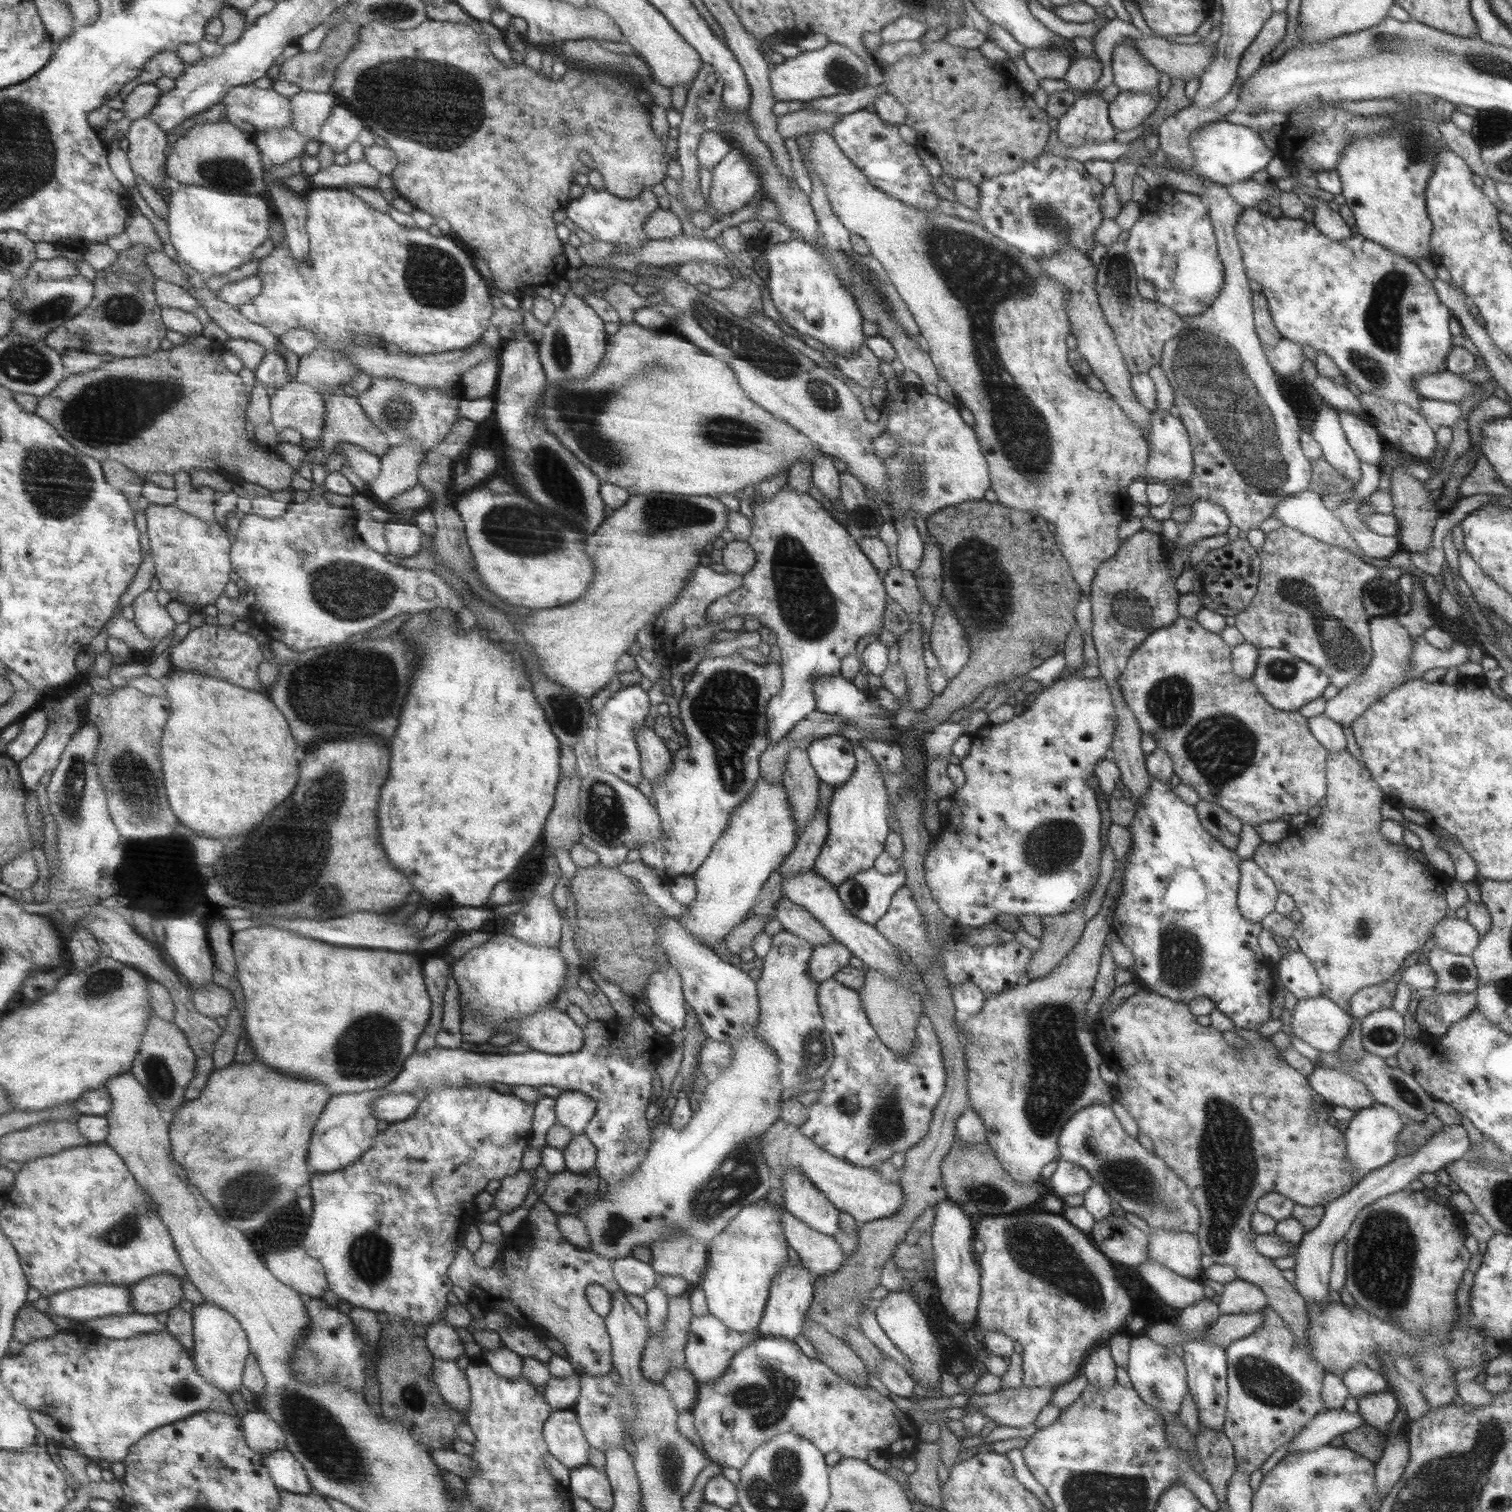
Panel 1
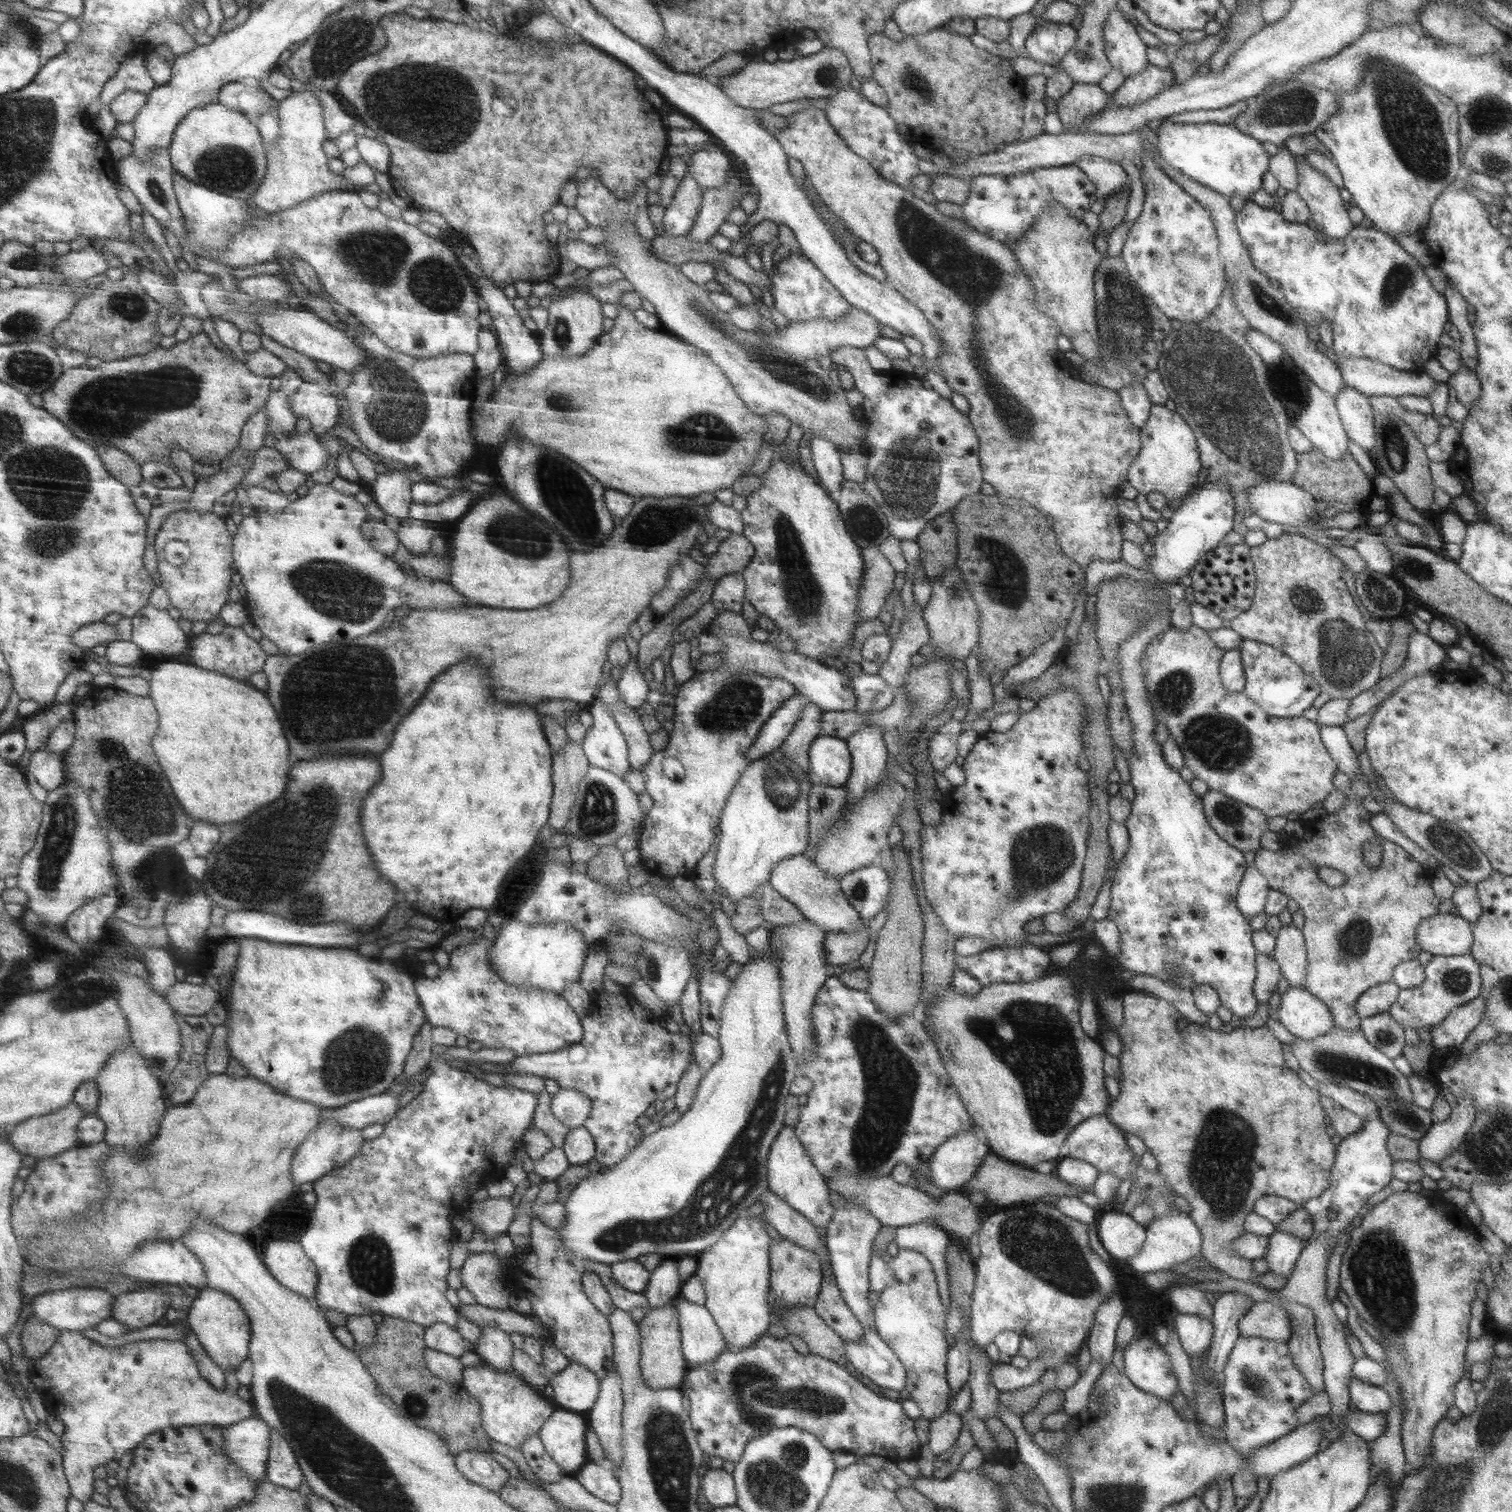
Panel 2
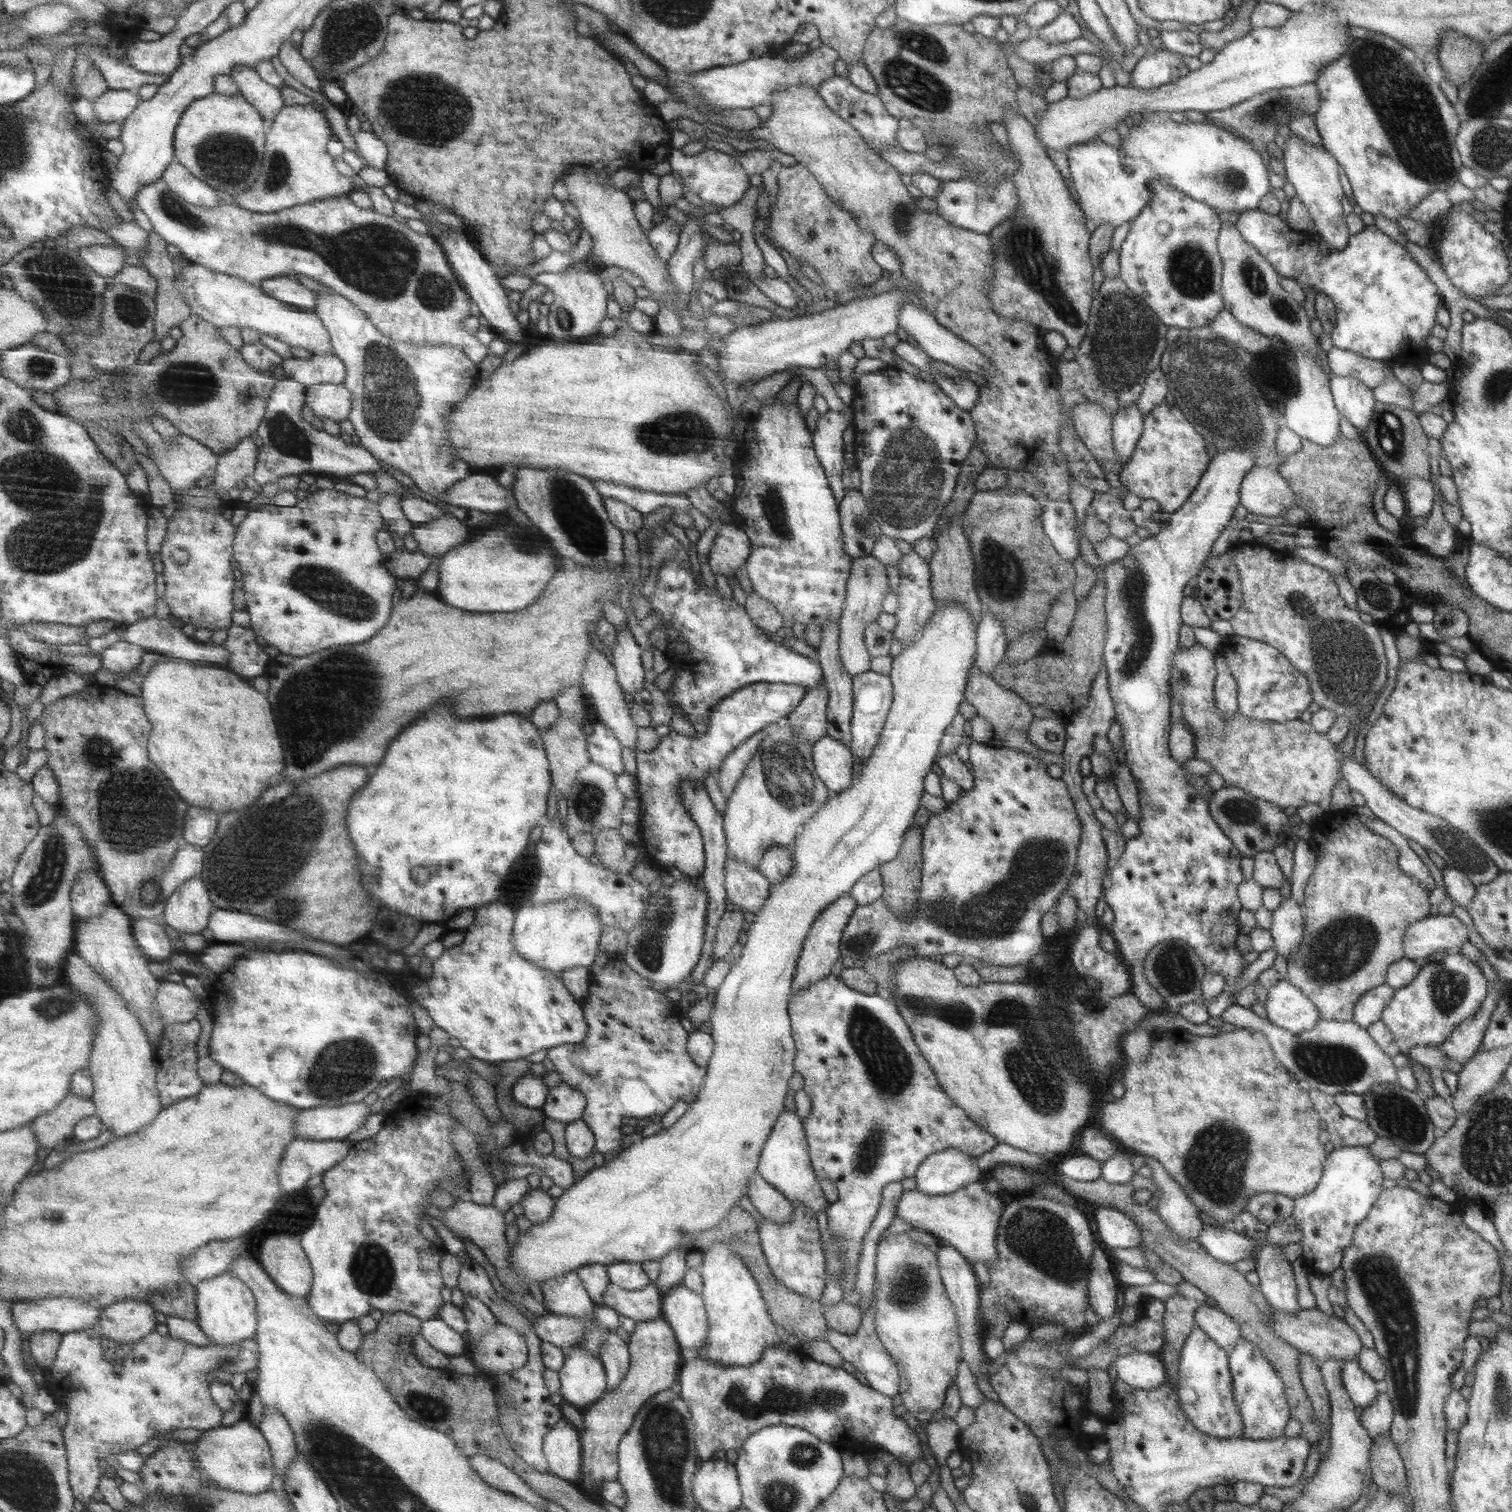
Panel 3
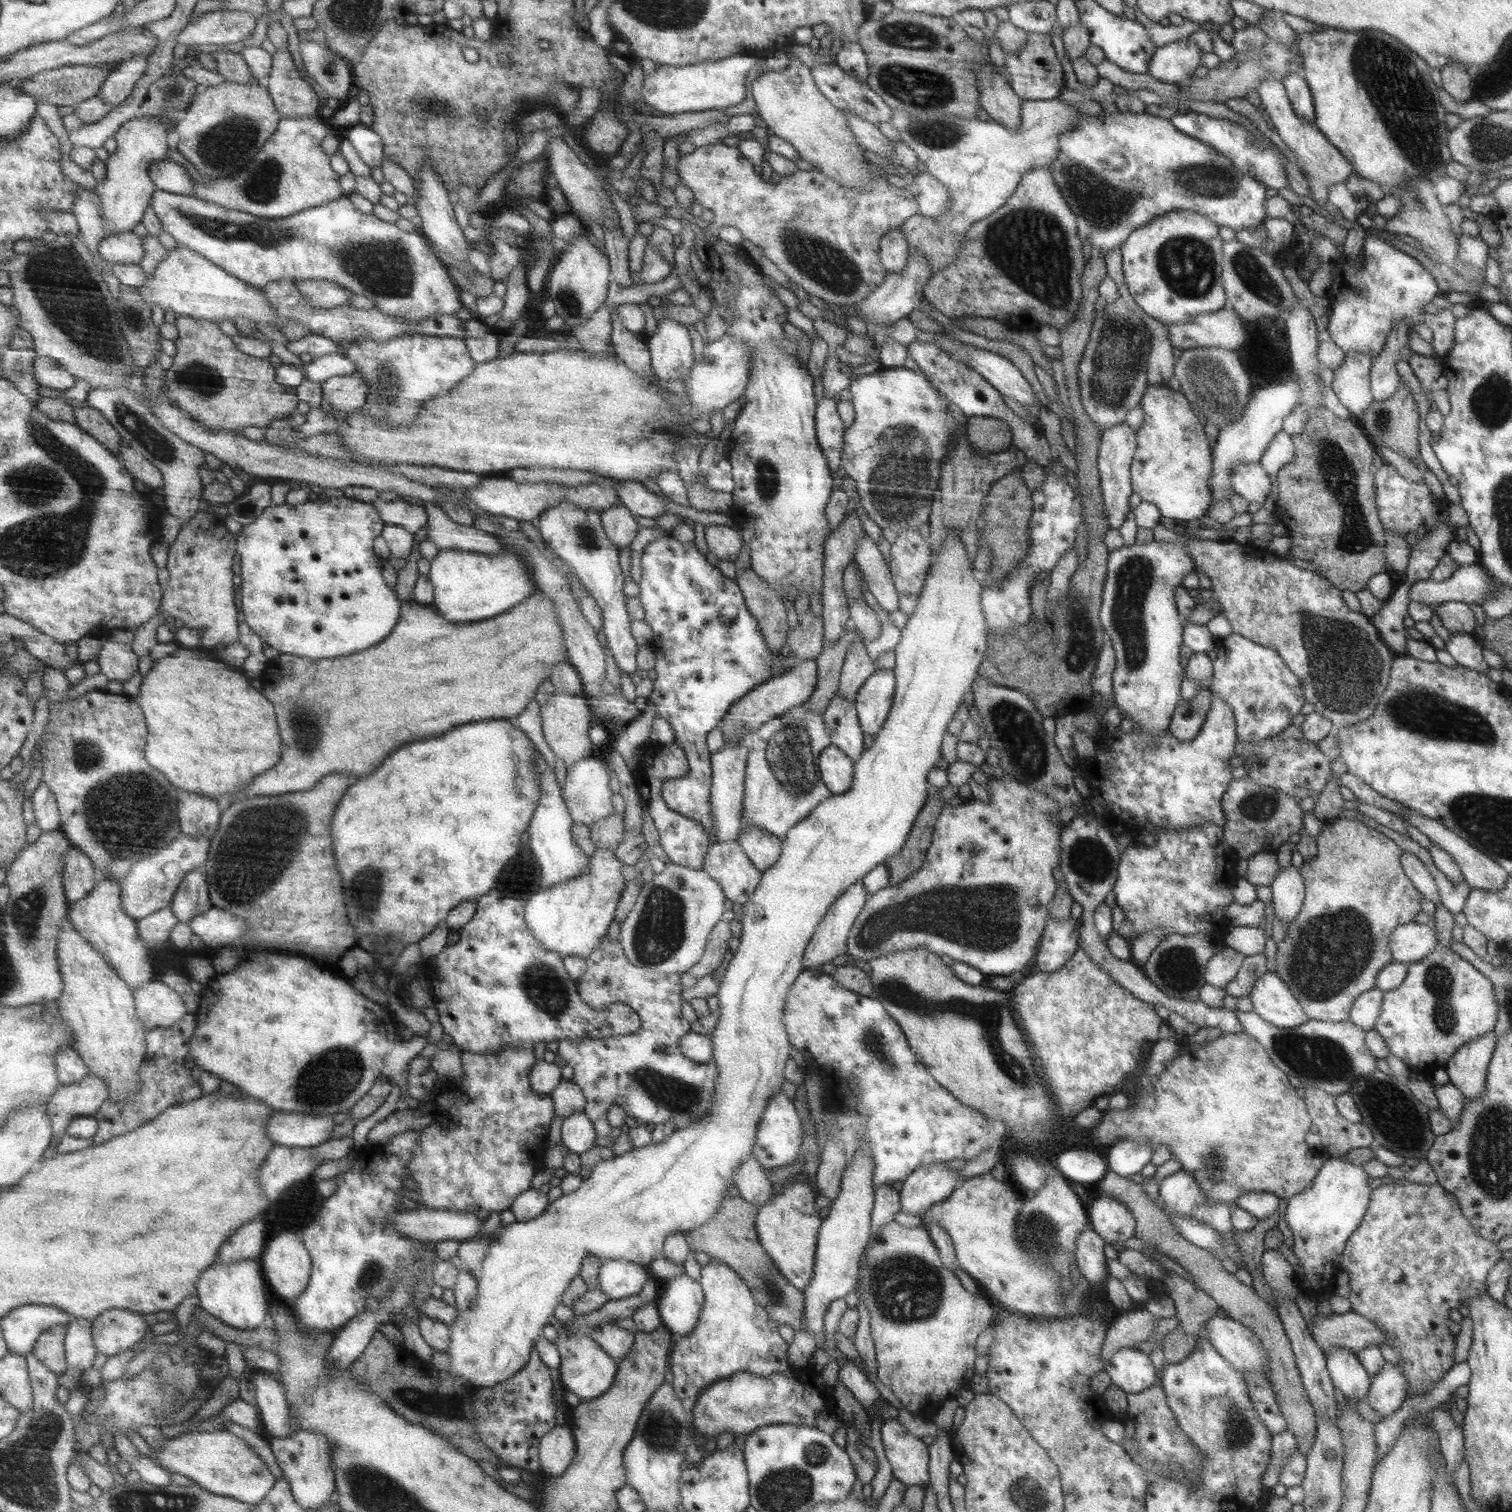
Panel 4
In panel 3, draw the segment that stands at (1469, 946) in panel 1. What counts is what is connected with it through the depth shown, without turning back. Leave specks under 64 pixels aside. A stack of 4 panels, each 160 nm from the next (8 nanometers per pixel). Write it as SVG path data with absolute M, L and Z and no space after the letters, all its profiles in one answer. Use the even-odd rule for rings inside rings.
M1429 915L1412 923L1405 932L1405 957L1424 963L1434 952L1460 952L1470 936L1469 928L1456 916Z

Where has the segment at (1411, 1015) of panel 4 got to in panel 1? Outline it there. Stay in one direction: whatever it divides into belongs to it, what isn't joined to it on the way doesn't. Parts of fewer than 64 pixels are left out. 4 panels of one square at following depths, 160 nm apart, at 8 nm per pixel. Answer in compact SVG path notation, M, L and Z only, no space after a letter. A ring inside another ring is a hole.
M1436 946L1427 952L1428 964L1435 970L1438 984L1432 990L1436 993L1474 993L1476 992L1478 971L1473 956L1454 954Z

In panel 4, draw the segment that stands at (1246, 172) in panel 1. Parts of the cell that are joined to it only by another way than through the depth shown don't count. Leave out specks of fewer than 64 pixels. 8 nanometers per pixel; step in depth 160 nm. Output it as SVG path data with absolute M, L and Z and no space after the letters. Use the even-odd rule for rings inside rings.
M1120 112L1102 113L1100 117L1081 114L1079 124L1067 130L1059 138L1058 157L1050 165L1054 182L1062 190L1066 204L1076 213L1076 226L1079 236L1088 239L1093 249L1101 250L1103 256L1113 248L1120 247L1126 238L1144 224L1150 224L1152 218L1162 213L1180 209L1192 209L1205 214L1219 227L1227 227L1236 232L1240 230L1256 230L1265 224L1266 186L1258 182L1254 176L1242 174L1230 159L1220 156L1210 145L1199 138L1180 132L1168 119L1150 115L1149 113ZM1118 148L1128 148L1128 166L1112 166L1108 162L1110 150L1112 154Z

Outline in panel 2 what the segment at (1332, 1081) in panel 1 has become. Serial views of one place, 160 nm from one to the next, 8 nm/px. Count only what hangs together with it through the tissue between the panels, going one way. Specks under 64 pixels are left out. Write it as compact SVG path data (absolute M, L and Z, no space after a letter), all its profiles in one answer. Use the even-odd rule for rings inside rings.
M1320 1083L1317 1090L1321 1096L1331 1098L1364 1120L1379 1117L1379 1106L1376 1102L1349 1086L1342 1086L1338 1083Z

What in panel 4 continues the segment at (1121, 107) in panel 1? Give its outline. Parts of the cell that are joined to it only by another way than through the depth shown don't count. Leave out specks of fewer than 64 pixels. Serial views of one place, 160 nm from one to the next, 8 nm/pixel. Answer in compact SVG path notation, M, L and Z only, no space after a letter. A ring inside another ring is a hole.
M1176 41L1156 49L1148 65L1148 74L1162 82L1178 83L1194 76L1194 70L1201 64L1203 50L1194 41Z

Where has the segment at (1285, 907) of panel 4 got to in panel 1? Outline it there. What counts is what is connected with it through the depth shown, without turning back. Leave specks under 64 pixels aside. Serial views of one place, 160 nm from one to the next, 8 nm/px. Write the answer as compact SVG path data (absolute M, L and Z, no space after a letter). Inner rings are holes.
M1291 950L1276 965L1282 988L1292 992L1298 1000L1322 995L1322 981L1302 951Z

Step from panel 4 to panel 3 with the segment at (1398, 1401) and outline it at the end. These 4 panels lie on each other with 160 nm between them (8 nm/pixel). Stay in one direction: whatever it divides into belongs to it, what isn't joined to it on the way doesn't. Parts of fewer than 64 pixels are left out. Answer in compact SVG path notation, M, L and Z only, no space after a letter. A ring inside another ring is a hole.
M1381 1385L1376 1401L1363 1409L1359 1421L1374 1439L1379 1434L1390 1432L1394 1417L1394 1407L1390 1403L1390 1397L1386 1395L1386 1390Z

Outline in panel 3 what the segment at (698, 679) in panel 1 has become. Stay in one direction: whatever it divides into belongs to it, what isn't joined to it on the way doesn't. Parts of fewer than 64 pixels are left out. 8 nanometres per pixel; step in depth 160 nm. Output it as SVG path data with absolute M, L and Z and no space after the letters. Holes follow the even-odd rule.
M758 682L740 687L728 698L722 698L712 710L708 719L708 728L704 733L697 733L695 737L677 733L670 728L666 736L661 737L658 746L651 751L636 750L638 773L635 775L639 782L639 799L642 804L642 817L639 824L638 835L642 840L645 858L648 864L657 871L672 872L678 869L692 878L699 877L705 867L705 850L700 827L694 822L688 810L683 805L681 786L688 781L704 783L709 771L717 778L723 760L741 742L749 739L758 731L768 728L774 723L786 721L787 717L798 707L807 689L794 684Z

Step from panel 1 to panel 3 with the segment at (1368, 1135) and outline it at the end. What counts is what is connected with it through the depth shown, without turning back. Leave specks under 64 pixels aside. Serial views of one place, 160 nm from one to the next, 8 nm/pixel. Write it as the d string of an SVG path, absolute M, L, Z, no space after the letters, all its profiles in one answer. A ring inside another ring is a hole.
M1344 1146L1335 1149L1329 1148L1329 1158L1318 1187L1309 1194L1293 1200L1292 1217L1298 1221L1303 1232L1300 1242L1303 1246L1302 1257L1312 1271L1330 1274L1341 1267L1345 1251L1351 1245L1358 1223L1367 1217L1370 1209L1374 1206L1376 1200L1378 1200L1378 1196L1384 1190L1382 1187L1384 1179L1382 1169L1380 1168L1380 1160L1370 1154L1368 1147Z

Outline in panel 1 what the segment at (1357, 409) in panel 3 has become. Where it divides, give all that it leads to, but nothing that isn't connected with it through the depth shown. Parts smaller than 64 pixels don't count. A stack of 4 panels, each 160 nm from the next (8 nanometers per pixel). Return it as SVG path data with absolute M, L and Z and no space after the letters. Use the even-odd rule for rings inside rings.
M1340 410L1339 419L1348 443L1361 462L1382 466L1386 442L1376 427L1366 417L1348 410Z

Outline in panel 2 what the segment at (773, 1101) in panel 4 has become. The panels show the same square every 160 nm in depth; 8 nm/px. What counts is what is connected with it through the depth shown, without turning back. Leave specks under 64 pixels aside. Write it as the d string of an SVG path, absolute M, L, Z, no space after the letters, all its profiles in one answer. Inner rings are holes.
M784 1126L775 1138L768 1154L768 1188L784 1199L792 1208L803 1214L814 1226L827 1228L835 1208L830 1200L830 1188L822 1173L814 1166L794 1128Z

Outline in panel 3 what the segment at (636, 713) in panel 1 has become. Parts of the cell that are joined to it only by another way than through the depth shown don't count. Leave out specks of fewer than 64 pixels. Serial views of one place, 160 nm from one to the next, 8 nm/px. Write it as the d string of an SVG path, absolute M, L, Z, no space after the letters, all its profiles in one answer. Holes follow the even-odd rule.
M628 629L616 632L616 645L612 650L612 664L617 674L617 682L623 692L634 694L644 686L644 668L641 662L642 650L632 632ZM599 721L593 724L592 732L587 734L586 748L592 762L603 766L616 776L625 772L622 761L623 746L614 732Z

